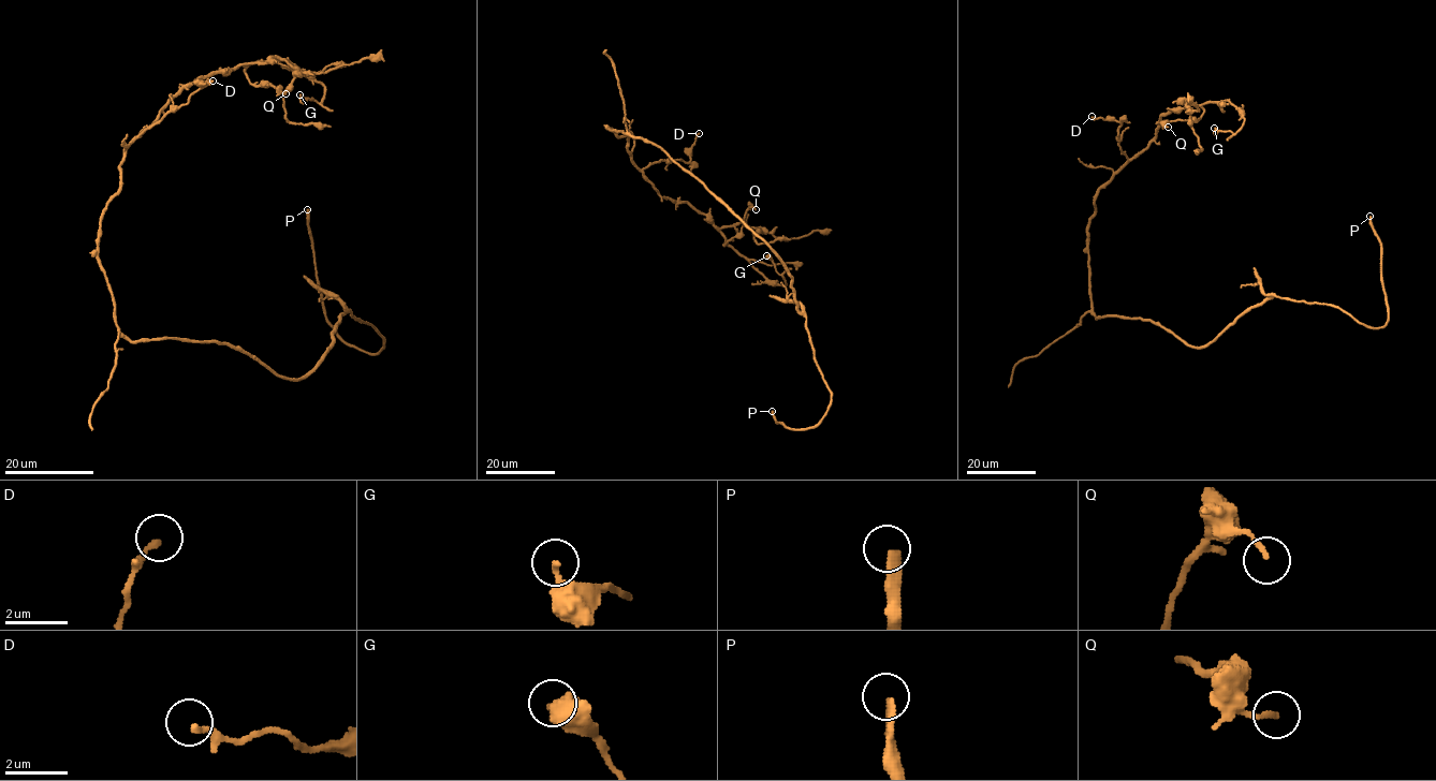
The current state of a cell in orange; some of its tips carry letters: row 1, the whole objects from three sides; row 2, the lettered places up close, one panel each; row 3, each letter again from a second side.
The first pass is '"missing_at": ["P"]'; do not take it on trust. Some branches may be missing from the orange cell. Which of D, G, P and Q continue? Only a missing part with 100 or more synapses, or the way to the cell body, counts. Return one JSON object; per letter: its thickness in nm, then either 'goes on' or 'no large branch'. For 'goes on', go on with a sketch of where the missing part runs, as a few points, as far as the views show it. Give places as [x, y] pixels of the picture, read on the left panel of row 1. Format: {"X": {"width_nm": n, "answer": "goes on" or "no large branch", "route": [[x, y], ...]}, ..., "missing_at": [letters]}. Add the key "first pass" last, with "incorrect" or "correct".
{"D": {"width_nm": 140, "answer": "no large branch"}, "G": {"width_nm": 160, "answer": "no large branch"}, "P": {"width_nm": 280, "answer": "goes on", "route": [[307, 209], [307, 200], [298, 188], [303, 183]]}, "Q": {"width_nm": 150, "answer": "no large branch"}, "missing_at": ["P"], "first pass": "correct"}

